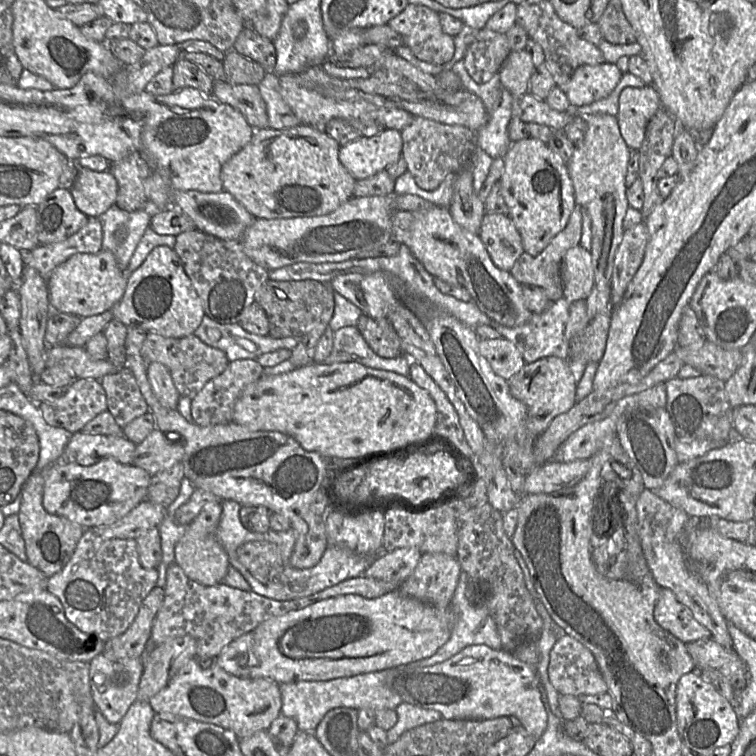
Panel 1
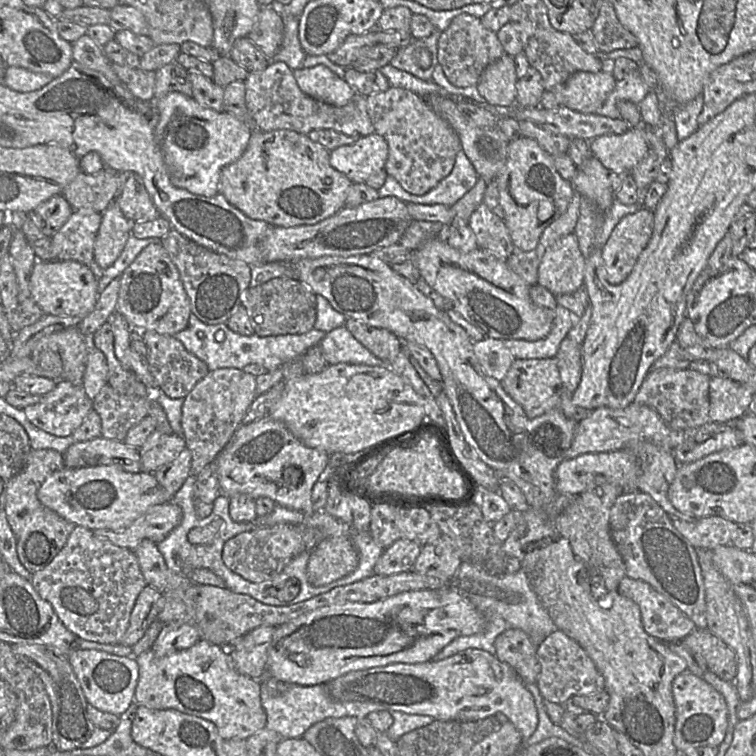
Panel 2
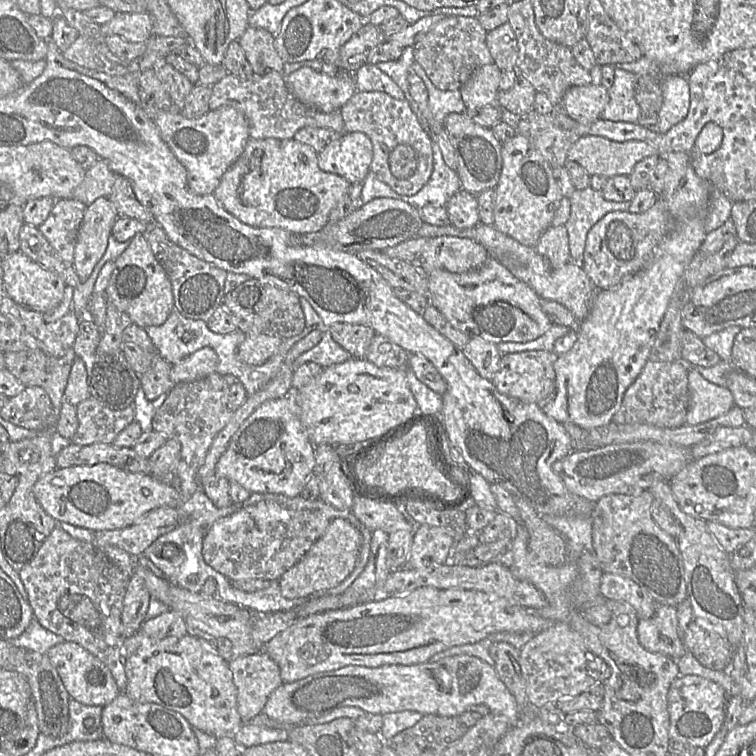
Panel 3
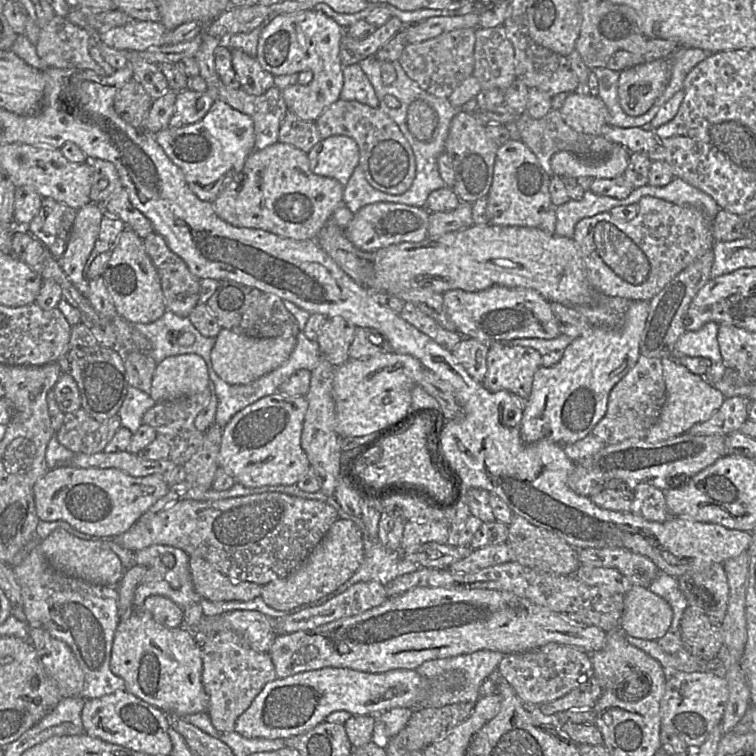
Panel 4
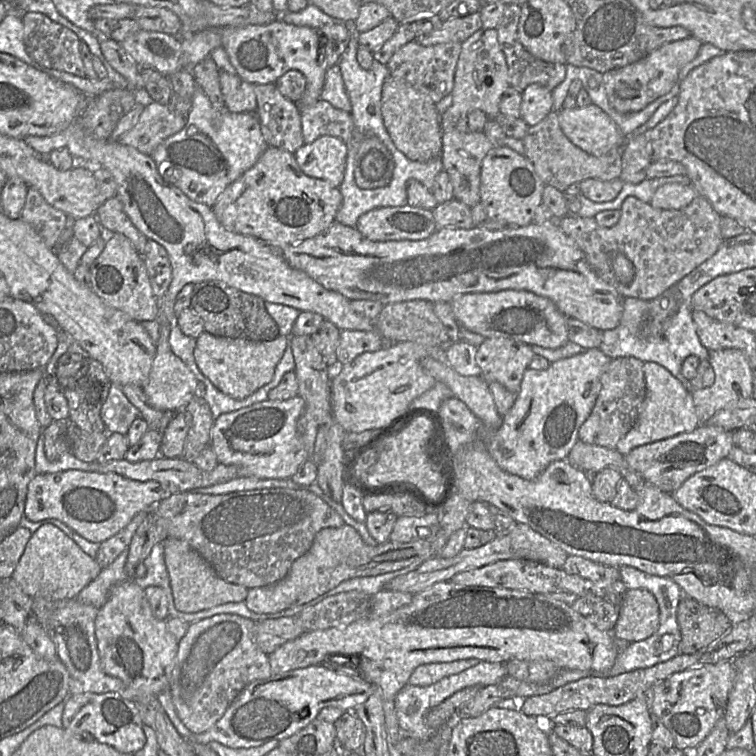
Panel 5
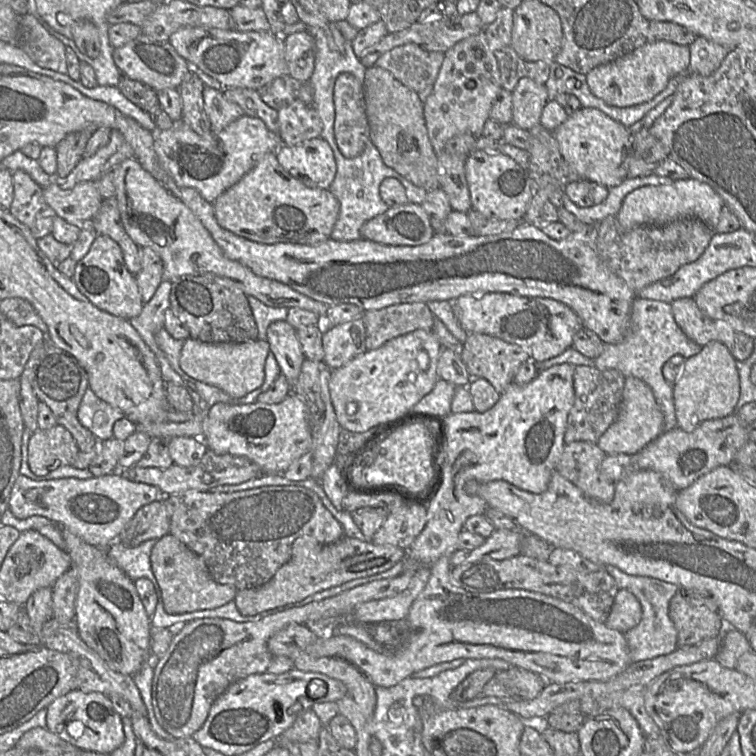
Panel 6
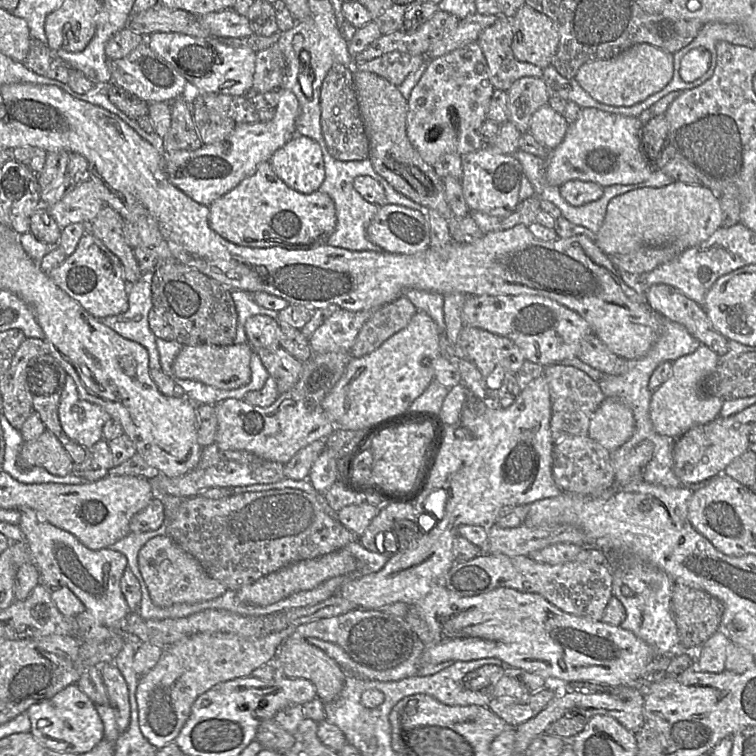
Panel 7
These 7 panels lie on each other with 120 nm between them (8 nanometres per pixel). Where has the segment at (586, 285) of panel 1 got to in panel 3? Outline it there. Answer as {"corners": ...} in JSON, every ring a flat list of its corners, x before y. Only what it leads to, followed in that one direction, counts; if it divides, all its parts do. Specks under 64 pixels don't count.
{"corners":[[549,226,541,235,535,249,553,268,573,263,565,226]]}

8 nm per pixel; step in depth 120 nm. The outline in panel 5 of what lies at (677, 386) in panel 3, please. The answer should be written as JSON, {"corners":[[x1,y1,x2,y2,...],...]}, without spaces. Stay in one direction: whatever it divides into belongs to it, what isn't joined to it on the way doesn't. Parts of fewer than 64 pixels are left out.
{"corners":[[632,356,611,359,611,362,607,365,600,377,601,387,591,413,579,427,578,441,615,449,618,441,625,436,635,424,639,408,646,396,646,382,643,367,644,362]]}

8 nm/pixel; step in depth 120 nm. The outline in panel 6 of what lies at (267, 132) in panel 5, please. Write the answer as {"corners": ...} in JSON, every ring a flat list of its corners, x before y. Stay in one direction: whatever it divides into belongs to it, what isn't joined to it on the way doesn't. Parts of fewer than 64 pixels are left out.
{"corners":[[242,87,222,90,227,100,242,108,244,115,259,118,269,130,279,134,278,111,261,99,258,90]]}

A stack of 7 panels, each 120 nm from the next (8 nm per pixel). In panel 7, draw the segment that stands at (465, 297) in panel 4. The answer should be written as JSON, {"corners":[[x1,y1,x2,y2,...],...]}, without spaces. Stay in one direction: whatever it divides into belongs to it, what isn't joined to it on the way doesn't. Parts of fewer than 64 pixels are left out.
{"corners":[[467,295,462,322,464,326,510,339,522,351,525,360,543,366,576,357,582,338,593,333,578,313,539,295]]}

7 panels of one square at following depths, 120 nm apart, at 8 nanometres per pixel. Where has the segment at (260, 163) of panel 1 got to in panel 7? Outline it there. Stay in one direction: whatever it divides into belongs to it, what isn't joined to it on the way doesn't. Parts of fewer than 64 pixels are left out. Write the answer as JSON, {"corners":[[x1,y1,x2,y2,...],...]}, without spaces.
{"corners":[[270,160,262,162,250,176,209,205,209,225,213,231,234,244,254,248,282,247,296,250,327,244,336,222,335,203,327,193,316,190,303,194,288,187,276,175]]}

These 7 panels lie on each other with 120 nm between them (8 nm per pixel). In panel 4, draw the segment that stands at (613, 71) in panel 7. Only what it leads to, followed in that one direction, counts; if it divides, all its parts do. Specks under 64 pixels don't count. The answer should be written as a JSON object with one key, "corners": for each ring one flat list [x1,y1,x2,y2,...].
{"corners":[[661,58,621,71,618,98,623,111,630,116,646,113,667,86,671,70,670,58]]}

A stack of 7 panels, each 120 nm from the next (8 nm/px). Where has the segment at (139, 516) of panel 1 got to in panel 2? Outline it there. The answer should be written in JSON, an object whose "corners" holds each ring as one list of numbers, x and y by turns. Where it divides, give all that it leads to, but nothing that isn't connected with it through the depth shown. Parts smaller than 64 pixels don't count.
{"corners":[[173,502,152,506,128,527,113,531,91,530,95,537,134,550,144,539,161,542,182,520,182,510]]}

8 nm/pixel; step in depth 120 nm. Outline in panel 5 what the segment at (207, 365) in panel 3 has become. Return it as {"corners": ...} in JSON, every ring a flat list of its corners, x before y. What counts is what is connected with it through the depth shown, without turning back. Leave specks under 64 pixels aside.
{"corners":[[161,325,160,338,154,343,155,356,149,377,144,384,144,391,156,409,178,412,196,397,199,381,187,365,171,351,168,342,169,335,169,326]]}

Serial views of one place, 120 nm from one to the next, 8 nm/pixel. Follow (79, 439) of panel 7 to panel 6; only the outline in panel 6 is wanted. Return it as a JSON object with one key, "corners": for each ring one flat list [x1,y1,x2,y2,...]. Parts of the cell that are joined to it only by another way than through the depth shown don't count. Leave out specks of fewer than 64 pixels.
{"corners":[[89,388,81,401,77,416,81,425,90,430,99,442,114,438,114,424,125,418,121,410,98,398]]}

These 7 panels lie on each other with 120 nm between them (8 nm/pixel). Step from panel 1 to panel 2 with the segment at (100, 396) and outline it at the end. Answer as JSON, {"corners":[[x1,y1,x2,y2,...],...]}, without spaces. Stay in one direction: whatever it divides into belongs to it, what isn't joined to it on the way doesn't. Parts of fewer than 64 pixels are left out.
{"corners":[[57,380,55,388,42,399,23,408,28,420,37,428,55,436,70,436,93,409,82,385]]}

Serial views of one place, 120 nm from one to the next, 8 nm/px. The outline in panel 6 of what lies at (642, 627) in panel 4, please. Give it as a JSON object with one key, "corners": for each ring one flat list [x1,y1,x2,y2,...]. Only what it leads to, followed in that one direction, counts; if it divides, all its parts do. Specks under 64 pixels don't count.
{"corners":[[620,589,604,624,626,633,636,627,642,619,642,607,638,598,625,589]]}

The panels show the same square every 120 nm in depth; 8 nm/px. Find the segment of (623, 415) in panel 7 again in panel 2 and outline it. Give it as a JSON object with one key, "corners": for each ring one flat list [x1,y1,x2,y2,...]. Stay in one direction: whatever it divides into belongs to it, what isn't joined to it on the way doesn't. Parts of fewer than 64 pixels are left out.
{"corners":[[713,376,709,383,710,422,738,421,748,413,754,395,734,380]]}

